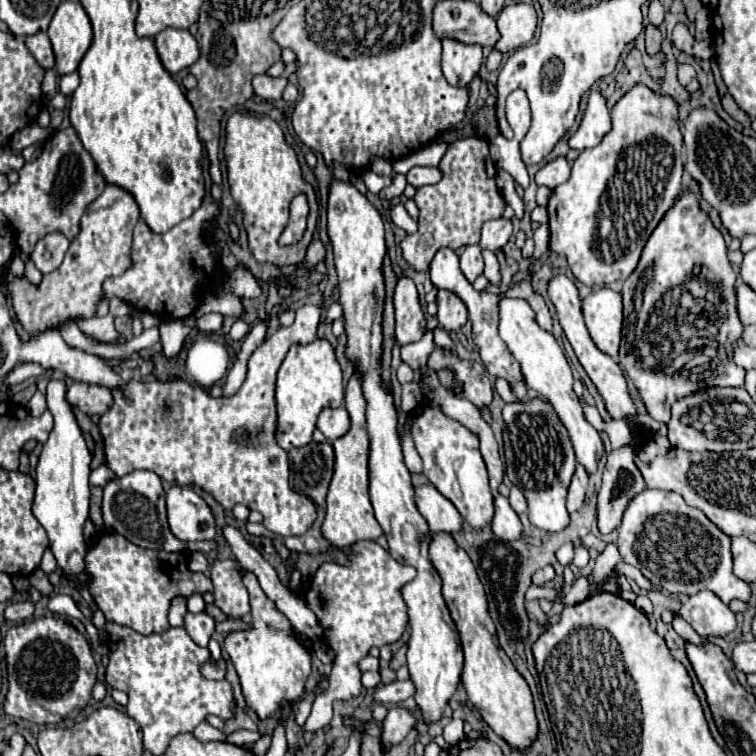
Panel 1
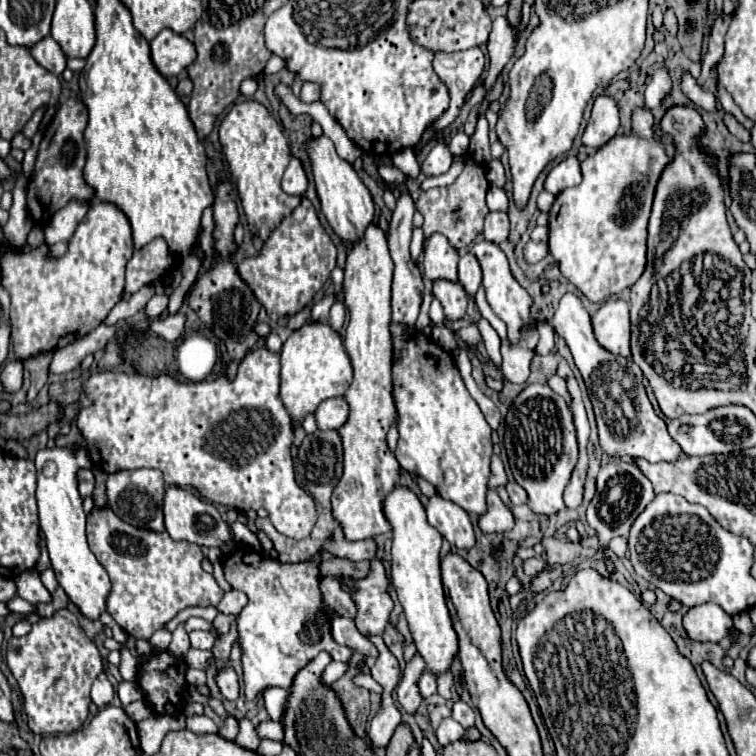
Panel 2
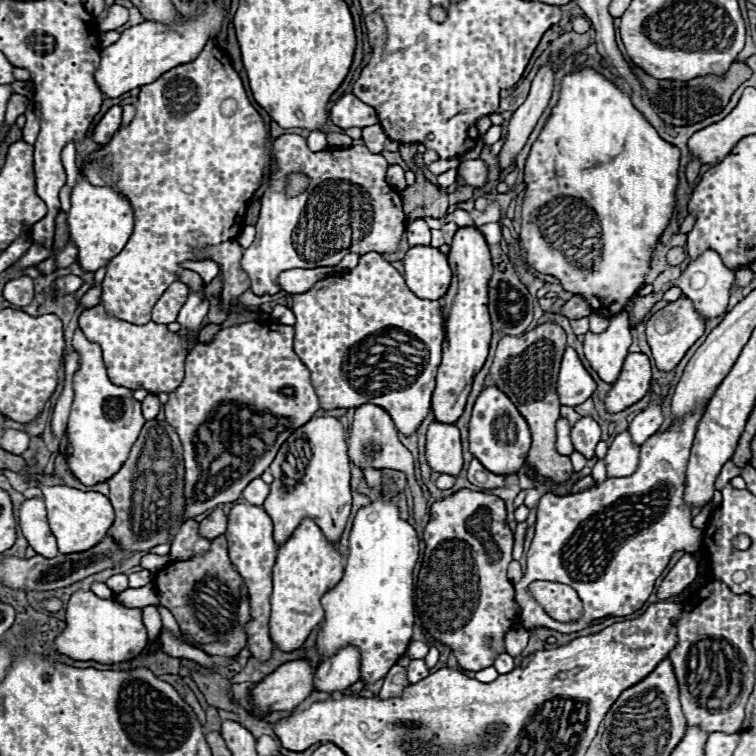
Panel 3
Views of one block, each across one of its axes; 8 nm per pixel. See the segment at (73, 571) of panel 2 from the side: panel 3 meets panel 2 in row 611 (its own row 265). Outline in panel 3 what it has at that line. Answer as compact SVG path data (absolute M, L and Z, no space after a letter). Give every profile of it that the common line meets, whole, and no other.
M78 178L78 184L70 196L72 208L68 212L68 234L78 248L78 264L86 272L96 272L106 266L126 246L134 220L130 202L110 186L92 186L86 178Z

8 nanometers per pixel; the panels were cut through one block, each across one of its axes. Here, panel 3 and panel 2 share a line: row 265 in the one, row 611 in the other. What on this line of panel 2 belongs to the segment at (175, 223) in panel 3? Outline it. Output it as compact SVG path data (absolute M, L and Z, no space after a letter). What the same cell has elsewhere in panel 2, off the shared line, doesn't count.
M94 506L88 514L88 544L98 562L108 570L112 580L112 592L108 596L108 612L112 618L126 630L126 634L148 640L156 630L160 630L168 620L172 620L178 612L182 612L188 606L216 606L222 600L224 590L218 586L214 576L206 574L200 566L202 562L202 550L200 546L194 546L190 542L176 542L168 536L168 532L154 532L154 530L142 530L136 526L130 526L128 522L122 522L110 506L98 508Z

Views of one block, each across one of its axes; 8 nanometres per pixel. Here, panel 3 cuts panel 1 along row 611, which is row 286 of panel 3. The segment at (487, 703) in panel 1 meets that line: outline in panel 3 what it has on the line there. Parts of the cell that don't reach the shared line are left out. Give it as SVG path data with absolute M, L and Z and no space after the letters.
M460 228L450 244L450 262L456 266L458 290L446 316L446 338L442 344L442 364L436 376L436 390L432 394L432 412L438 422L452 424L460 418L474 374L482 368L488 356L492 338L492 324L488 314L488 280L492 276L492 258L488 244L478 228Z

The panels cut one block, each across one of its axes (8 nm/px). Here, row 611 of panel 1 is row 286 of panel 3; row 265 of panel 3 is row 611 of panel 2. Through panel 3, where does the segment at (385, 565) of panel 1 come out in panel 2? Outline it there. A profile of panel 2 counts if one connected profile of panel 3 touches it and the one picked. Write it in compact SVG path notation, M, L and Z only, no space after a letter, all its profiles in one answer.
M374 558L370 576L356 580L356 592L352 592L358 608L358 616L354 622L362 634L382 634L392 612L392 600L386 592L386 586L388 580L384 574L384 566L378 558Z

